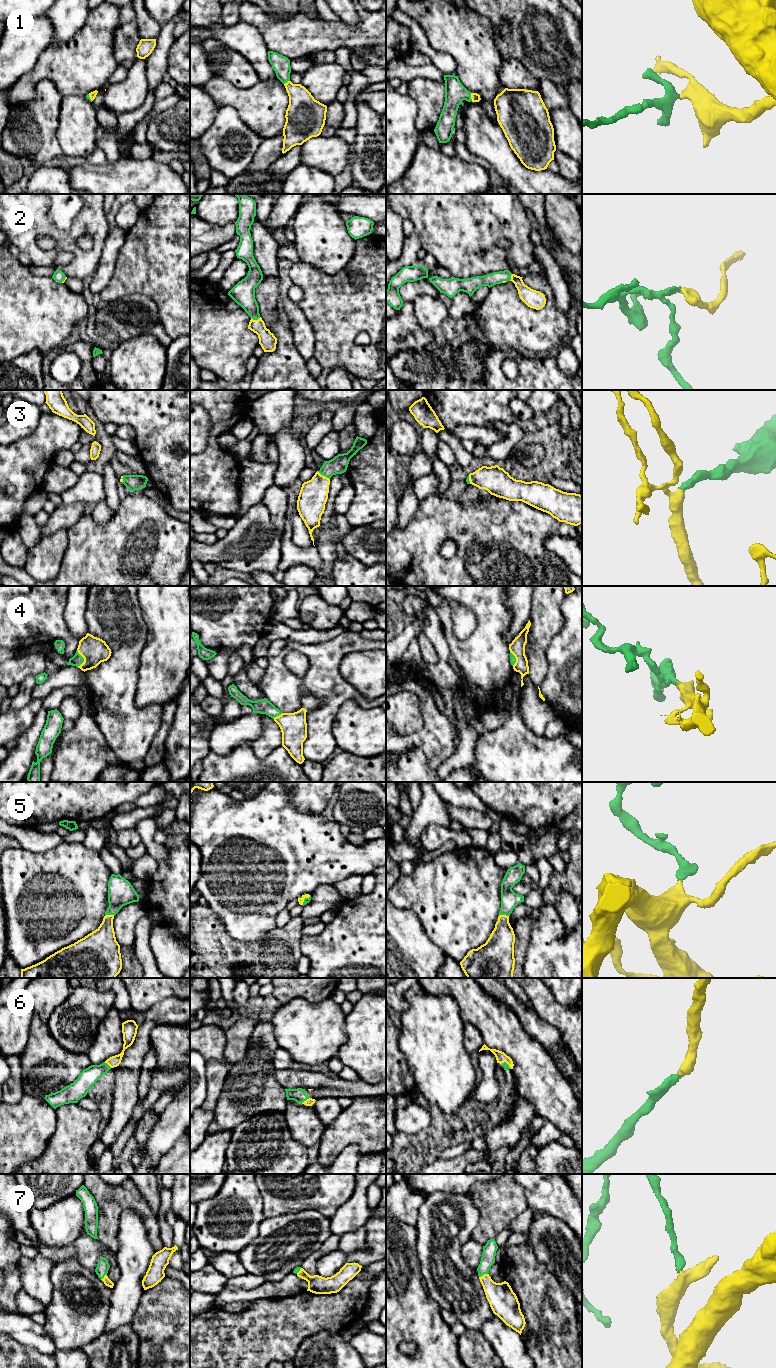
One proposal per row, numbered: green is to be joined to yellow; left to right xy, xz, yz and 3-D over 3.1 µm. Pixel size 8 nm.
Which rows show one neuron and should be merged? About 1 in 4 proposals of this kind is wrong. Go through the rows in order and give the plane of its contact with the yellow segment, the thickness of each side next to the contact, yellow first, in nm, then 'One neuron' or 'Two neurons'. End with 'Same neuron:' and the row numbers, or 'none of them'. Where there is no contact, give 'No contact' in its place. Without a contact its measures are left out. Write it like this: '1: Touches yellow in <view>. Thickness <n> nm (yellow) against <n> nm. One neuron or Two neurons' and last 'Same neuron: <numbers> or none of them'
1: Touches yellow in yz. Thickness 70 nm (yellow) against 170 nm. One neuron
2: Touches yellow in xz. Thickness 140 nm (yellow) against 190 nm. One neuron
3: Touches yellow in xz. Thickness 220 nm (yellow) against 140 nm. One neuron
4: Touches yellow in xy. Thickness 220 nm (yellow) against 90 nm. One neuron
5: Touches yellow in yz. Thickness 220 nm (yellow) against 140 nm. One neuron
6: Touches yellow in xz. Thickness 60 nm (yellow) against 110 nm. One neuron
7: Touches yellow in yz. Thickness 220 nm (yellow) against 110 nm. One neuron
Same neuron: 1, 2, 3, 4, 5, 6, 7

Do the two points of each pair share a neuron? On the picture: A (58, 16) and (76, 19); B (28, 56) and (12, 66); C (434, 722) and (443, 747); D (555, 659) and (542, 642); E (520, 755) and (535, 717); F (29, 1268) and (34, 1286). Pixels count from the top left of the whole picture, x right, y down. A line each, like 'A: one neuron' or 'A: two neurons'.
A: one neuron
B: one neuron
C: one neuron
D: two neurons
E: two neurons
F: one neuron

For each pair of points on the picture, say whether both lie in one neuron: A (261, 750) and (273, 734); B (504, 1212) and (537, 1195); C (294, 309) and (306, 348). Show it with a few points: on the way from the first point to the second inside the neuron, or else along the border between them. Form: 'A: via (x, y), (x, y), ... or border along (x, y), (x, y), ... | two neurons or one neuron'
A: via (263, 746), (270, 738) | one neuron
B: border along (517, 1184), (522, 1189), (528, 1206) | two neurons
C: via (297, 319), (304, 338) | one neuron

